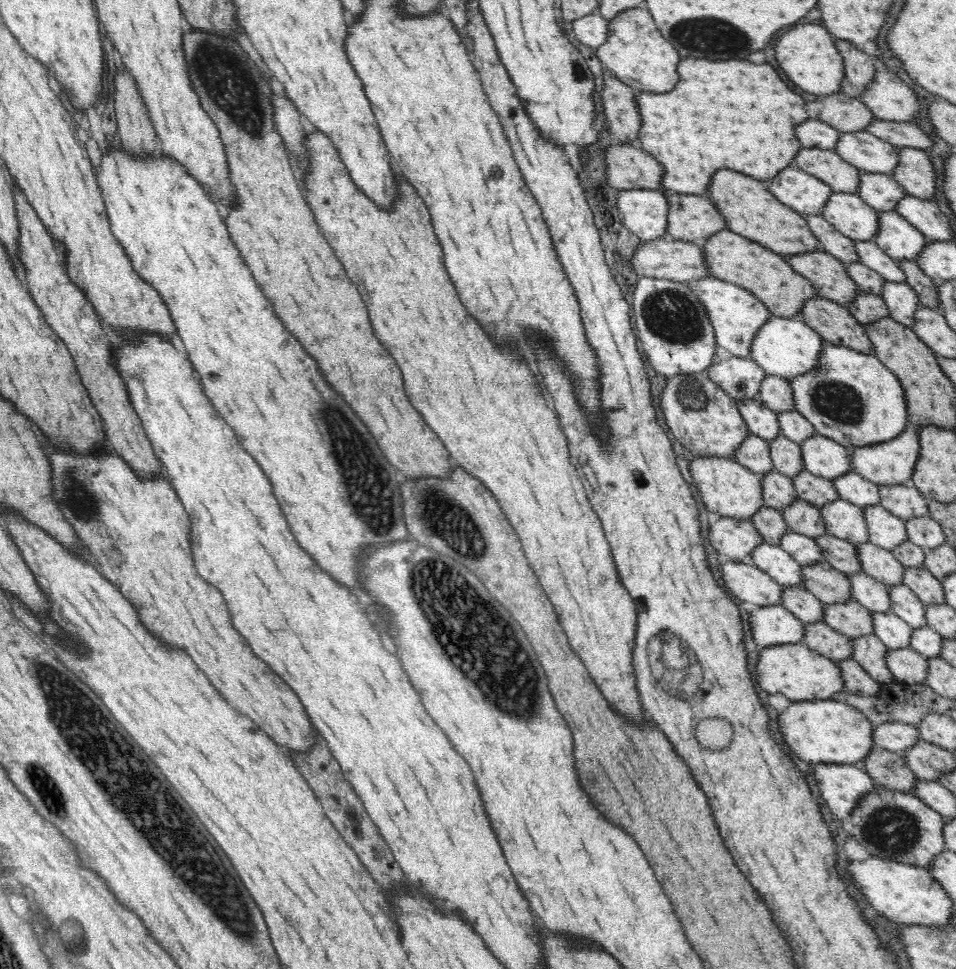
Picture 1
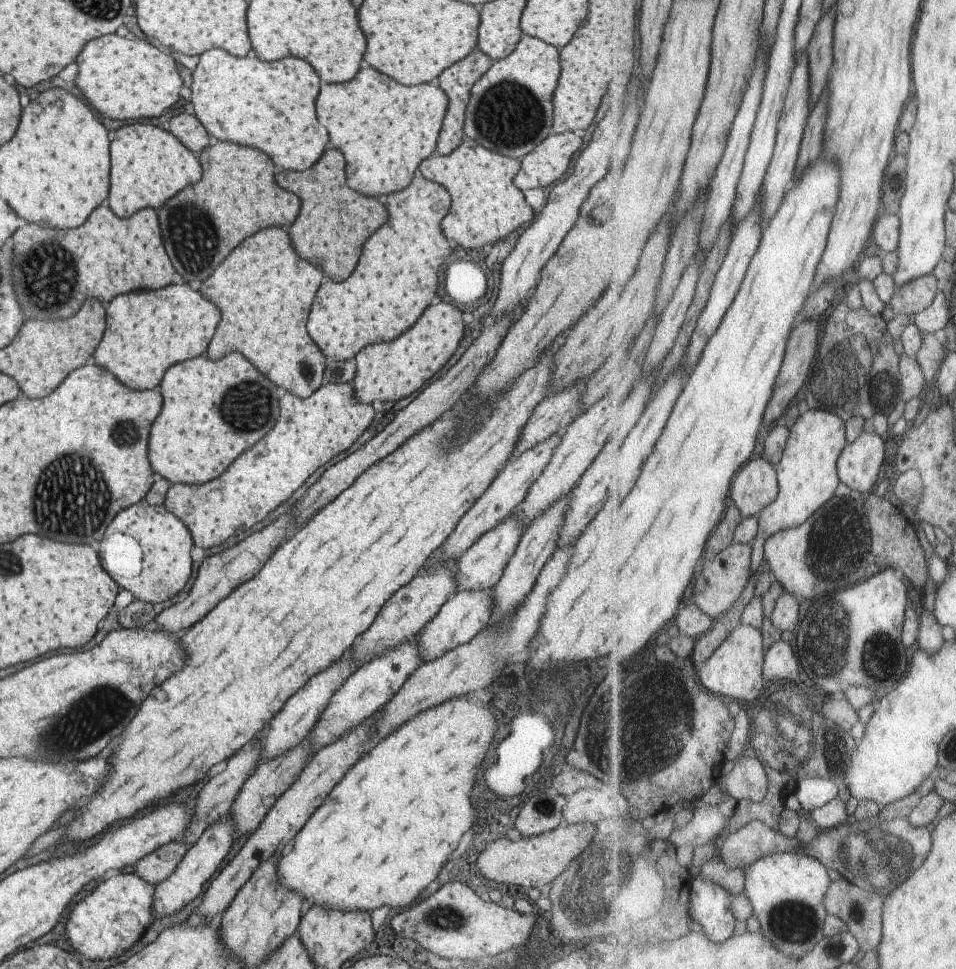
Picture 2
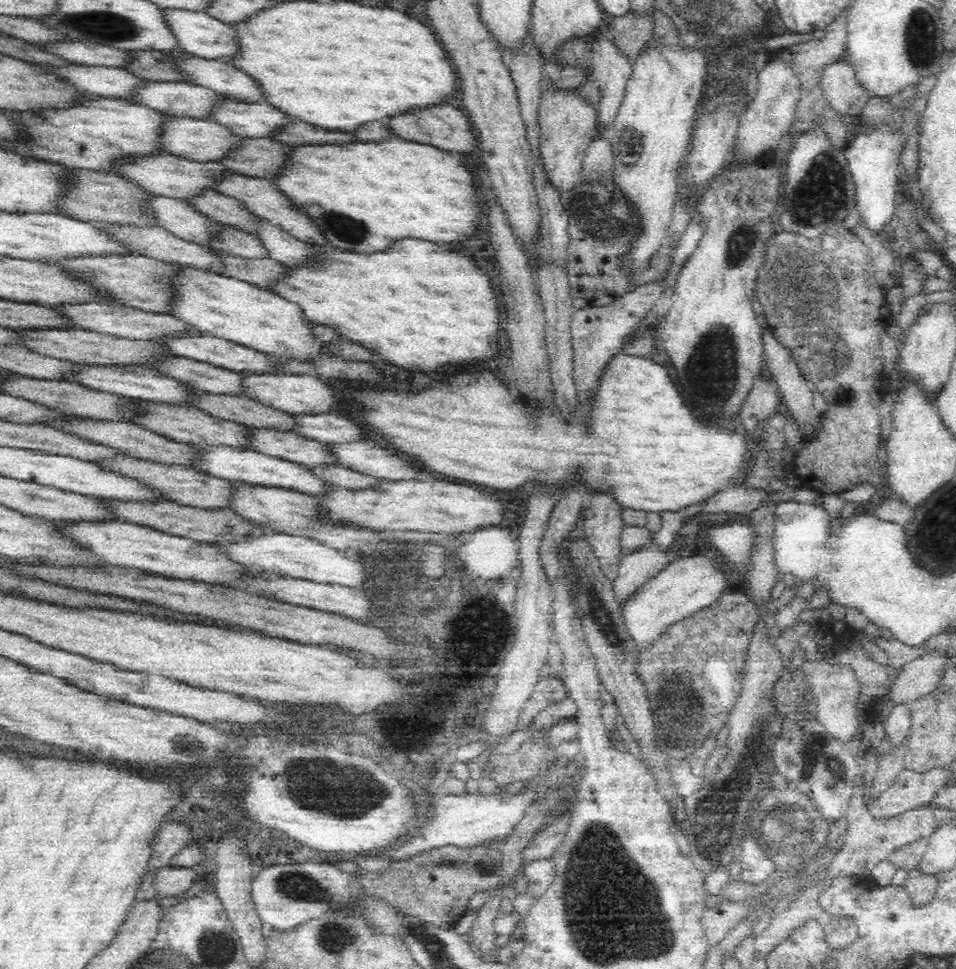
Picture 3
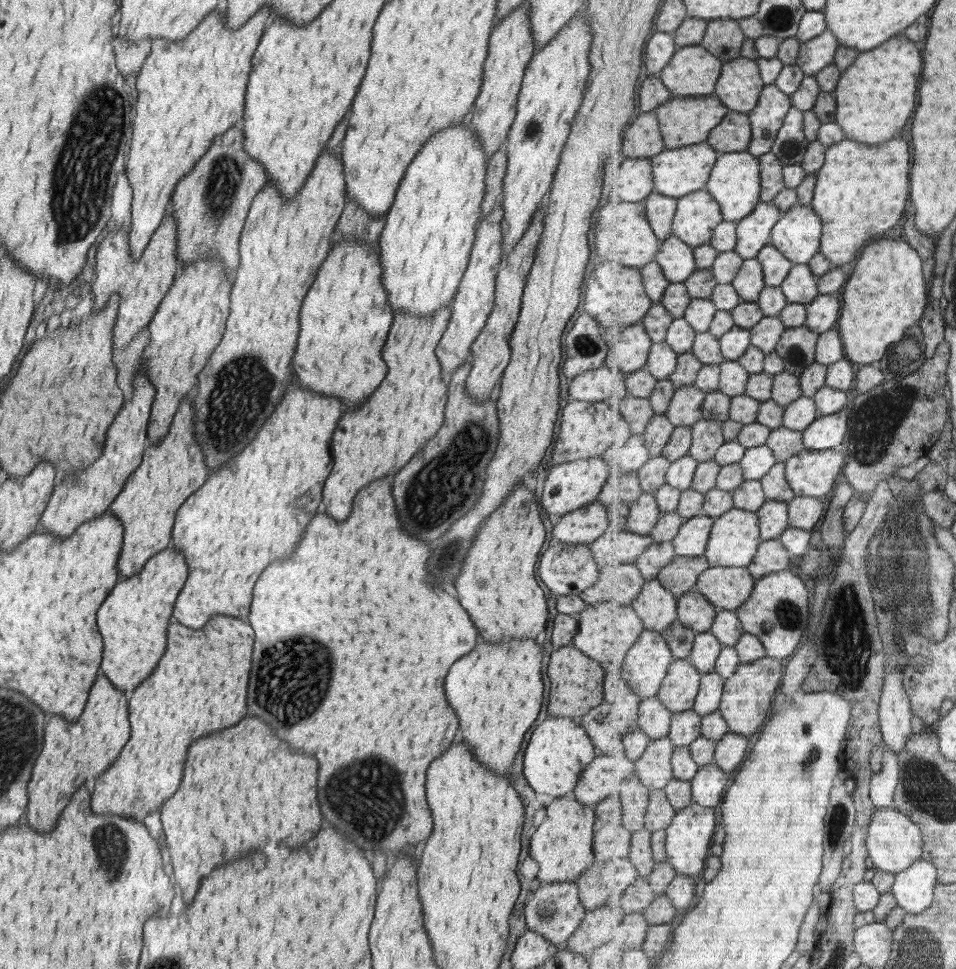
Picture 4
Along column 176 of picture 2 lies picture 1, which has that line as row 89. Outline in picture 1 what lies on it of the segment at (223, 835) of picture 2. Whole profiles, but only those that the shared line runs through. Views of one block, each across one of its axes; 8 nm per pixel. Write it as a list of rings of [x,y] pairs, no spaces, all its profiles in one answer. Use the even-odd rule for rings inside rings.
[[[876,71],[866,90],[857,97],[882,120],[912,122],[920,114],[916,94],[890,71]]]

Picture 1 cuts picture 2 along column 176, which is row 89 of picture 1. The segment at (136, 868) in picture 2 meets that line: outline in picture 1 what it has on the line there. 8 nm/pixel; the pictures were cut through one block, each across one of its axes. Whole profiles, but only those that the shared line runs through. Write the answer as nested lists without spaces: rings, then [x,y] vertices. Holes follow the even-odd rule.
[[[833,38],[844,63],[844,76],[840,82],[841,90],[848,96],[857,98],[866,90],[867,84],[874,78],[877,71],[872,56],[860,51],[851,42],[841,38]]]

